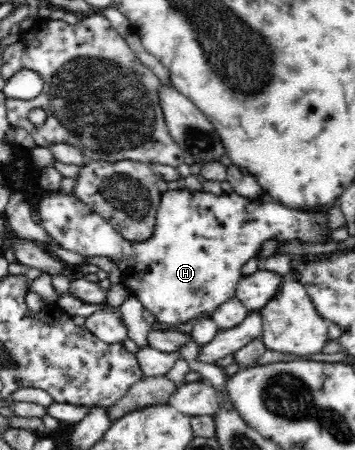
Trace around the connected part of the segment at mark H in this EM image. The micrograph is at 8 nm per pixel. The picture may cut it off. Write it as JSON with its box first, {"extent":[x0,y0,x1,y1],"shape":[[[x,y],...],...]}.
{"extent":[39,188,332,325],"shape":[[[177,188],[168,190],[159,207],[154,235],[146,241],[128,241],[110,222],[96,213],[89,205],[82,203],[75,195],[61,194],[59,191],[43,191],[39,200],[39,223],[52,237],[72,252],[84,257],[108,257],[129,284],[131,295],[138,297],[158,320],[166,325],[178,325],[190,321],[213,320],[216,309],[236,296],[239,282],[244,278],[242,267],[255,259],[262,245],[270,239],[279,245],[284,243],[309,243],[324,245],[332,240],[330,214],[327,211],[306,212],[288,209],[270,196],[260,200],[249,200],[236,193],[214,193],[204,190]]]}

